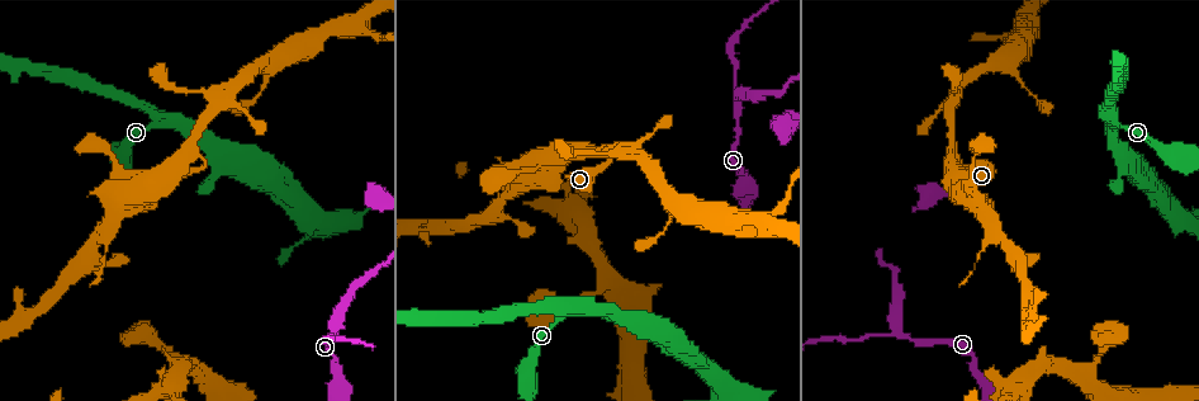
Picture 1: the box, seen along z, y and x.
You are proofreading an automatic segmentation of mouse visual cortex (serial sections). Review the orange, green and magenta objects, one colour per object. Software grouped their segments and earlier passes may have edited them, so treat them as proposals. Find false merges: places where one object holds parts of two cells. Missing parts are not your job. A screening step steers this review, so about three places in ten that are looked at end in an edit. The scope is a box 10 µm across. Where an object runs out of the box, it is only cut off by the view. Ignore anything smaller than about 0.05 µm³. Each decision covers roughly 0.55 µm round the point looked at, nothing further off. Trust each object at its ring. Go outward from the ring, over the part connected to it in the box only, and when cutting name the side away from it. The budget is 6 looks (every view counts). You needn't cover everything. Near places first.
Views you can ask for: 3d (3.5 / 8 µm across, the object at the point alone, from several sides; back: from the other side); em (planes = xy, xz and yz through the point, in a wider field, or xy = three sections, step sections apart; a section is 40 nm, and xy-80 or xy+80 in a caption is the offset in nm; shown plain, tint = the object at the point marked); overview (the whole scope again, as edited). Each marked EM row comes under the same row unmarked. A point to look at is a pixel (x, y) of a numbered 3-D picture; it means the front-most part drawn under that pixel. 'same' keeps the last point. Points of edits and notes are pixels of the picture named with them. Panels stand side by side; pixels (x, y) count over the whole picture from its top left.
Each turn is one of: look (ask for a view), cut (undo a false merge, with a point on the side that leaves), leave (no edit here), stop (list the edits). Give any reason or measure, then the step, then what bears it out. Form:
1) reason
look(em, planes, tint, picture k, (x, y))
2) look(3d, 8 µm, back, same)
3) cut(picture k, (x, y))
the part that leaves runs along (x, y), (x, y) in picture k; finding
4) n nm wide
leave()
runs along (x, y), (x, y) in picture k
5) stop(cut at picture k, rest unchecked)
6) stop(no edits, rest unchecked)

abrupt turn
look(3d, 3.5 µm, picture 1, (1119, 146))

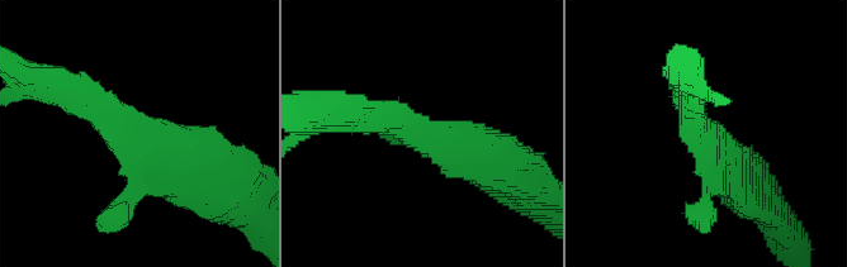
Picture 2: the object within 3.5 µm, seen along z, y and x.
look(em, planes, tint, picture 2, (141, 137))

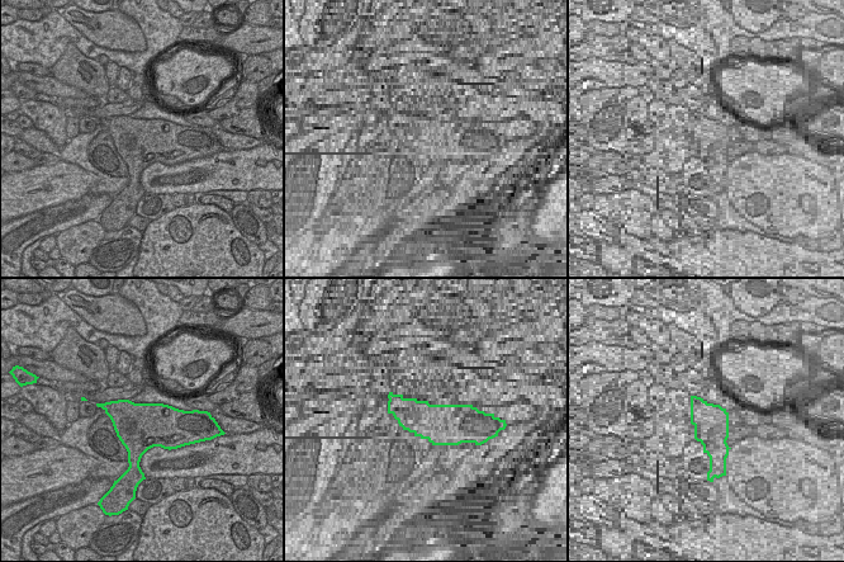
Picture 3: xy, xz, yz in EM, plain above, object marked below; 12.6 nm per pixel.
leave()
runs along (70, 94), (104, 120), (209, 167) in picture 2; continuous, no second cell

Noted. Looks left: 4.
sharp bend
look(3d, 3.5 µm, picture 1, (188, 145))

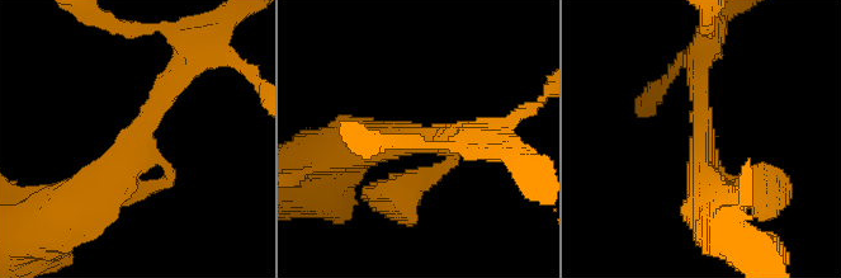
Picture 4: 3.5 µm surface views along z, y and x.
3 arms; arms of 150, 250, 450 nm
look(em, xy, step 2, tint, picture 4, (702, 132))

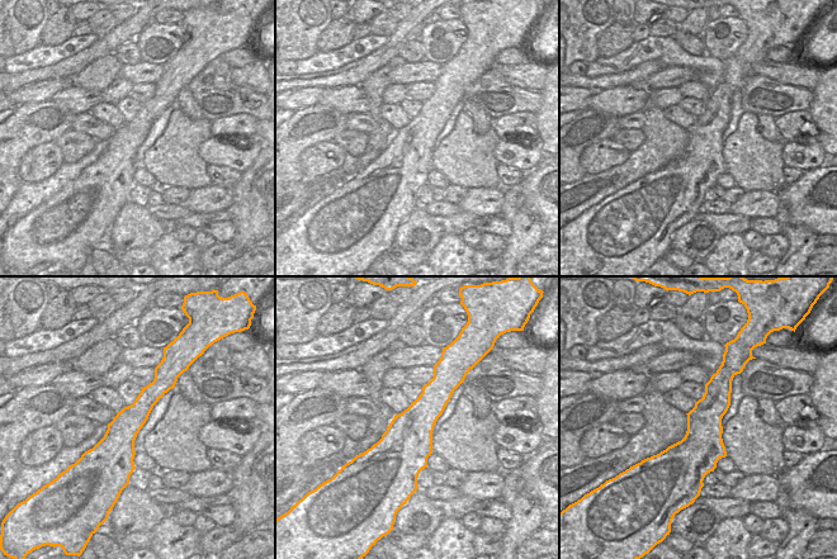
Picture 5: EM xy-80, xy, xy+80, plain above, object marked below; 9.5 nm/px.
leave()
runs along (157, 370), (123, 472) in picture 5; continuous, no second cell

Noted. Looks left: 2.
abrupt turn
look(3d, 3.5 µm, picture 1, (355, 27))

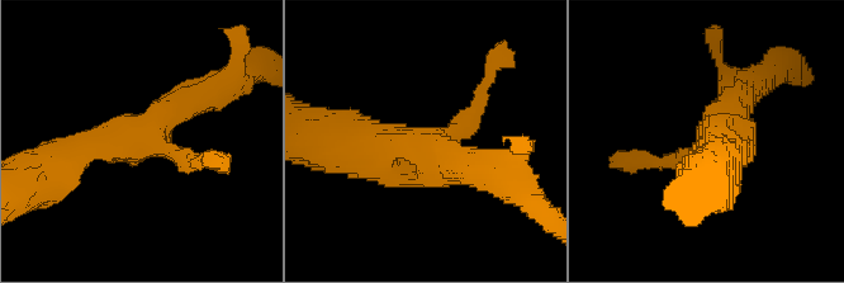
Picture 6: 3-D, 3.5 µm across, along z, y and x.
look(em, planes, tint, picture 6, (136, 142))

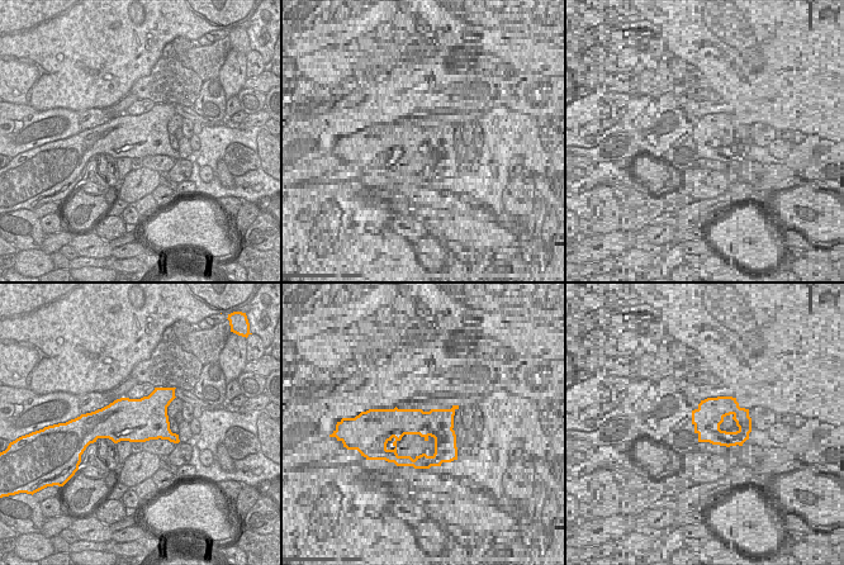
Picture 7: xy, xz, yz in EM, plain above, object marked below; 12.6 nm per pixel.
550 nm wide
leave()
runs along (55, 163), (136, 144), (199, 89) in picture 6; all the same cell

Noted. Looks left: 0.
stop(no edits, rest unchecked)

